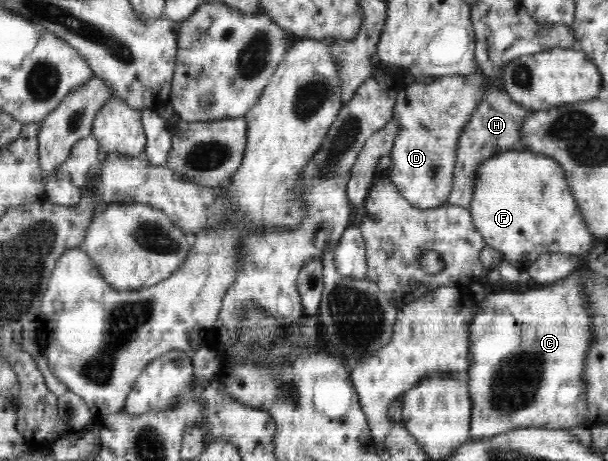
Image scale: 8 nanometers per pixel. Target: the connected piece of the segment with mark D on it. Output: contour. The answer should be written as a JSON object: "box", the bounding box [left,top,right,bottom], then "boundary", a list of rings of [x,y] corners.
{"box":[387,72,488,210],"boundary":[[[474,72],[470,76],[432,77],[431,82],[406,81],[399,85],[393,116],[398,119],[400,130],[389,153],[391,162],[387,178],[398,187],[403,198],[406,198],[413,208],[436,210],[448,205],[460,133],[475,108],[482,102],[480,94],[485,93],[488,85],[485,75],[480,72]]]}

